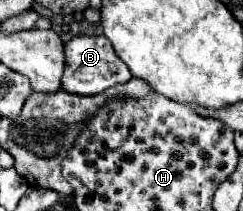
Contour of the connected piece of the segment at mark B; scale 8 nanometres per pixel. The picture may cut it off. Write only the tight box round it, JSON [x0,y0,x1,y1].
[62,34,132,96]

